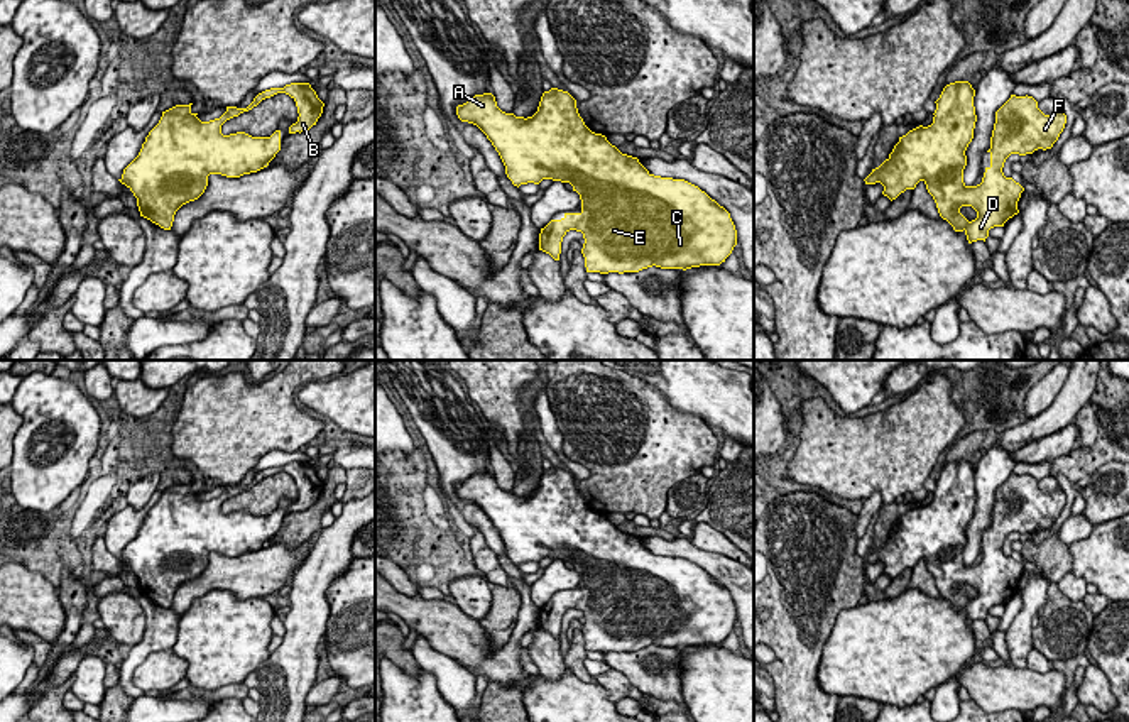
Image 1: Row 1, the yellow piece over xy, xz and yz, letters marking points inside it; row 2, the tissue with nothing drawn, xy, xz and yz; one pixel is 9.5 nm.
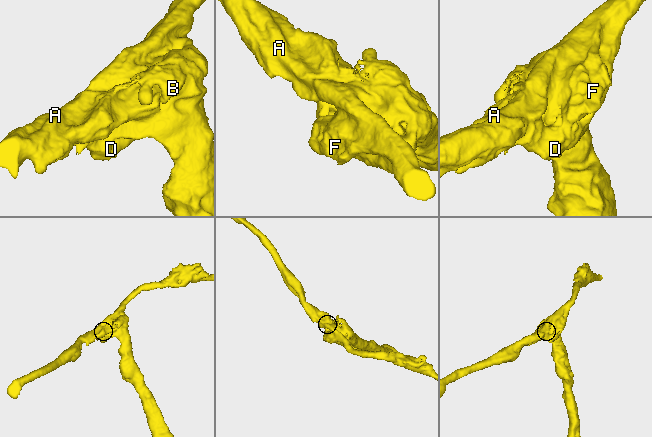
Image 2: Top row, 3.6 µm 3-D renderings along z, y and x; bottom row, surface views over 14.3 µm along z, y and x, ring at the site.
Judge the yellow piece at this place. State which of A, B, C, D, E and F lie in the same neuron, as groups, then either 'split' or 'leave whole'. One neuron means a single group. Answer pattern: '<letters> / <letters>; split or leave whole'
A B C D E F; leave whole

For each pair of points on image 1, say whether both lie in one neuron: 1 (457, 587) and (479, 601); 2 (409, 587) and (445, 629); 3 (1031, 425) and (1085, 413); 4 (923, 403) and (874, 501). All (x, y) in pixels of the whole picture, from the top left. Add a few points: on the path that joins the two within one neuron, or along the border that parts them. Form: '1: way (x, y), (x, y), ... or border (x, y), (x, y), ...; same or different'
1: way (462, 589), (474, 596); same
2: border (392, 585), (399, 592), (416, 597); different
3: border (1089, 399), (1074, 420); different
4: border (881, 492), (874, 491), (864, 501); different

